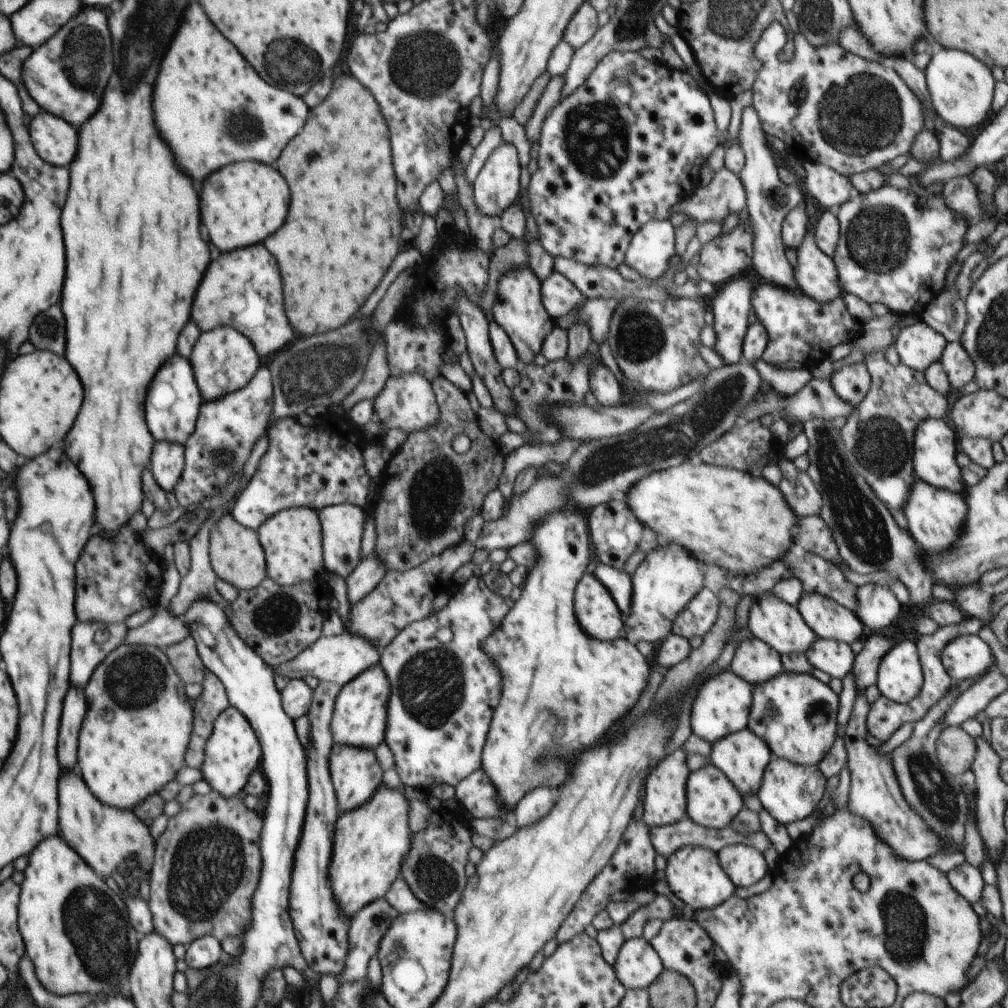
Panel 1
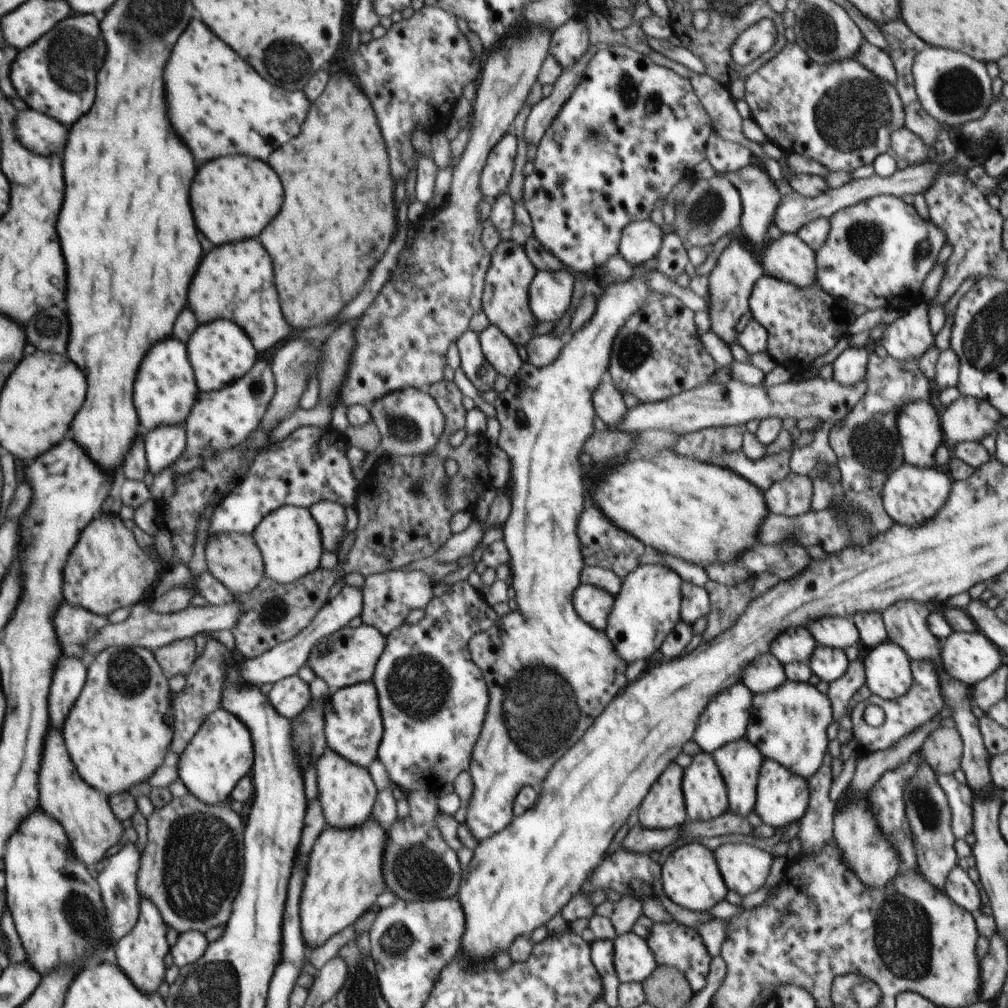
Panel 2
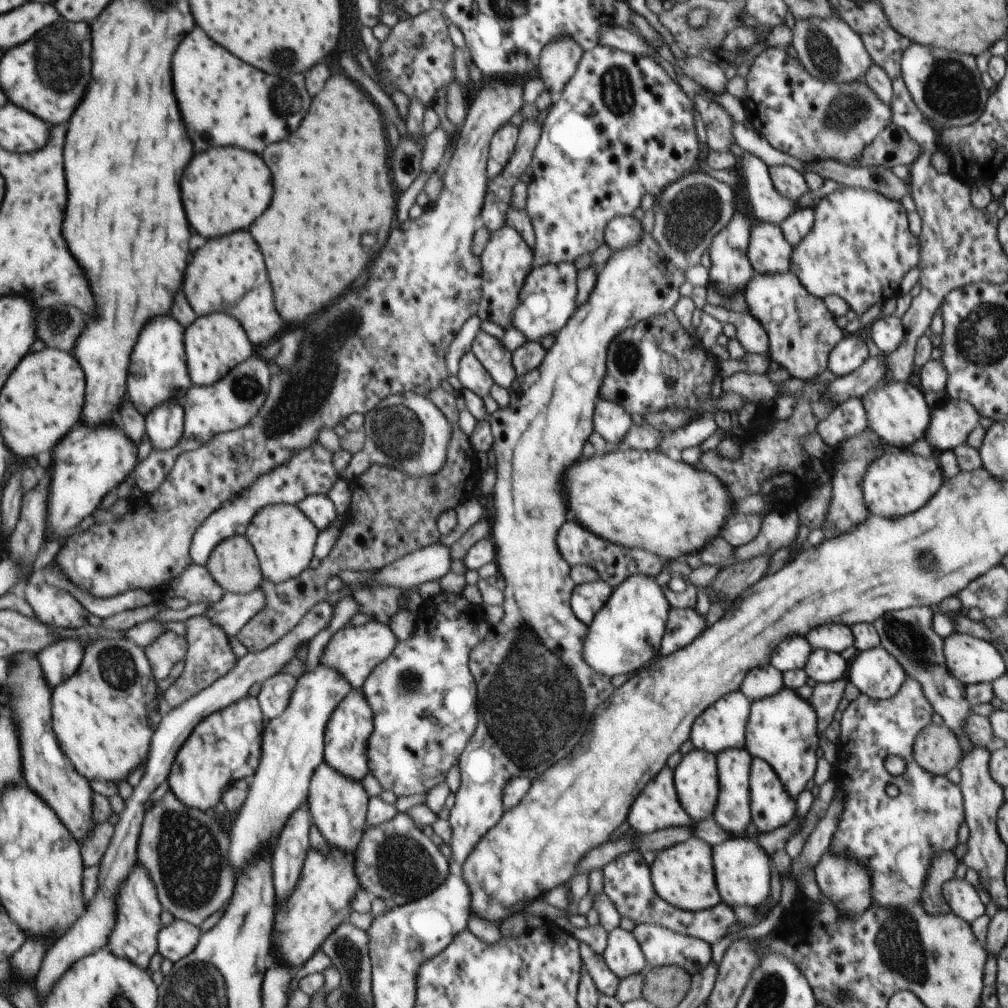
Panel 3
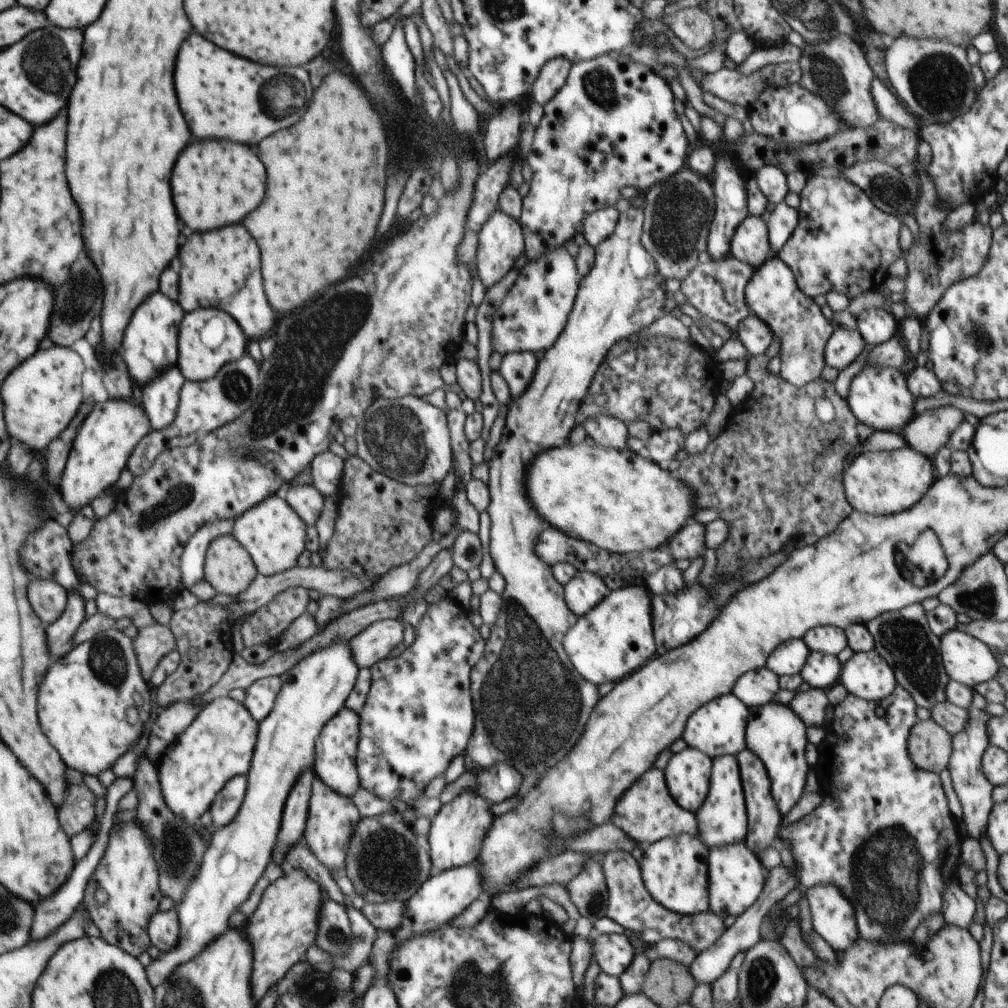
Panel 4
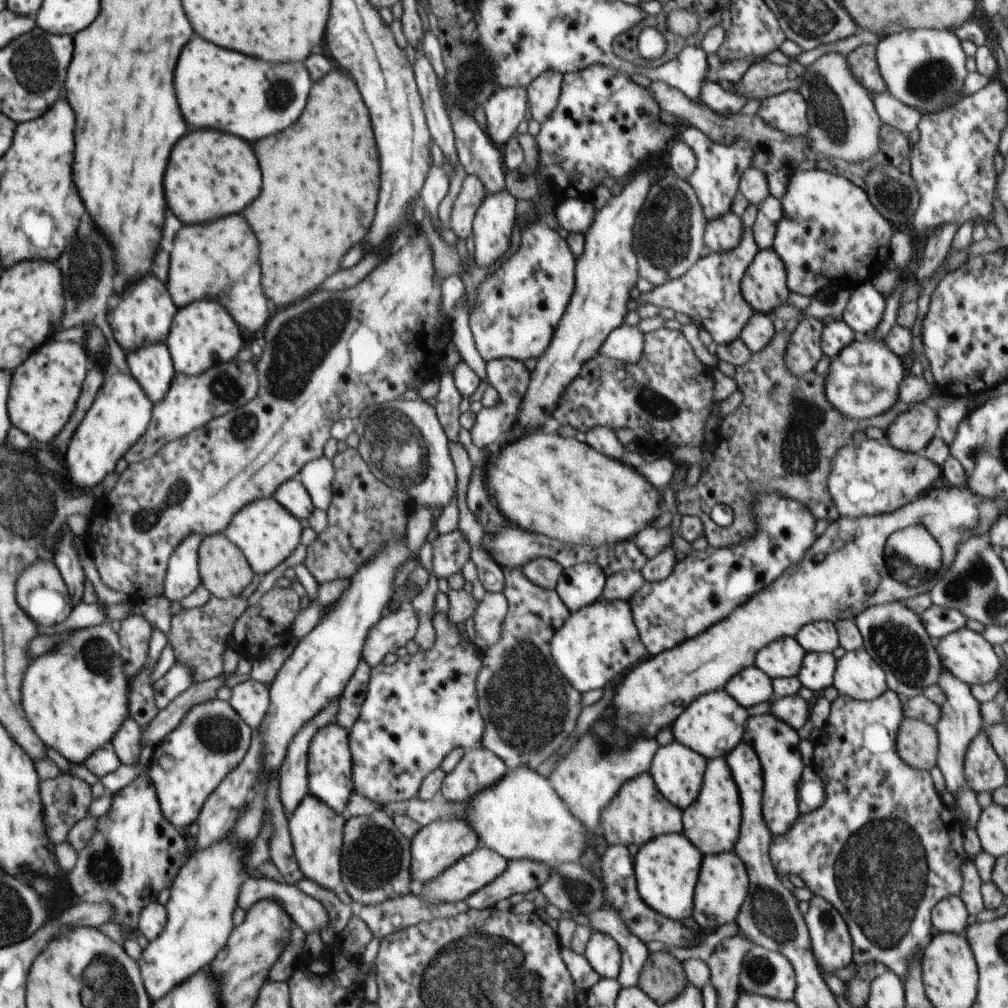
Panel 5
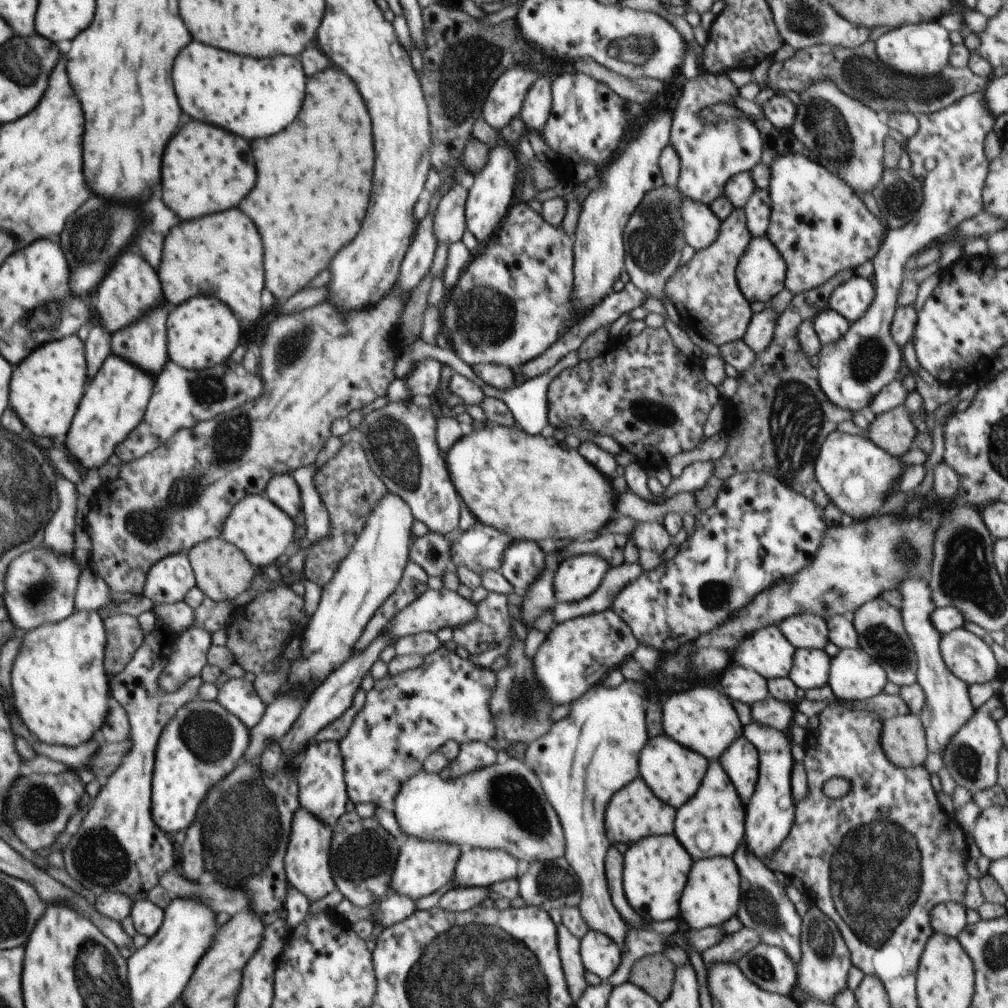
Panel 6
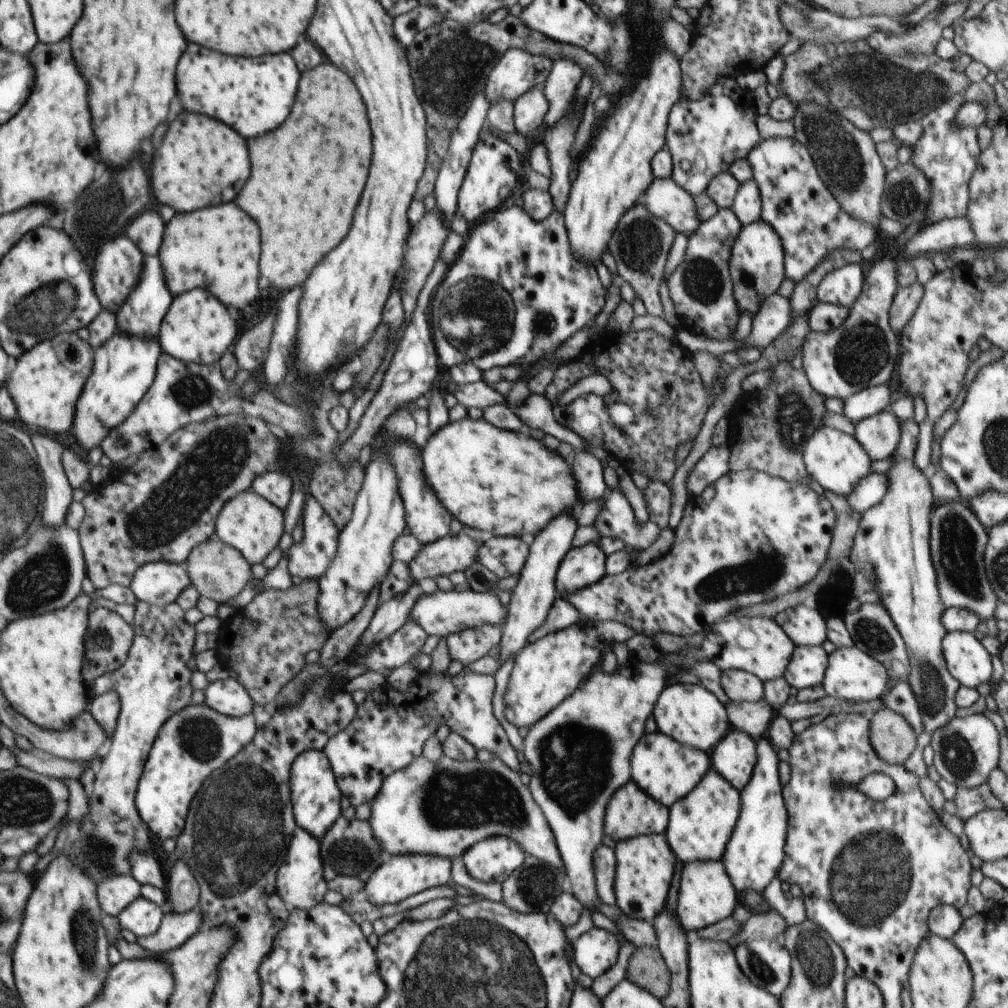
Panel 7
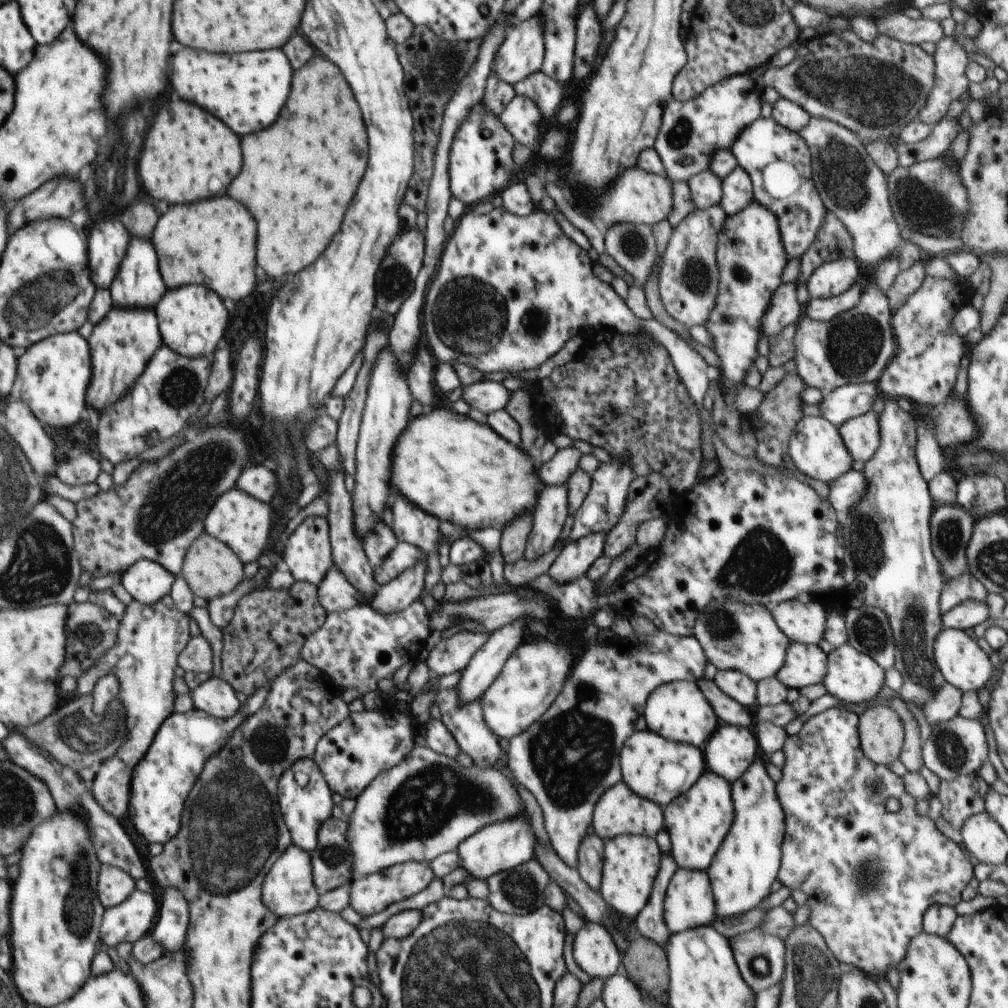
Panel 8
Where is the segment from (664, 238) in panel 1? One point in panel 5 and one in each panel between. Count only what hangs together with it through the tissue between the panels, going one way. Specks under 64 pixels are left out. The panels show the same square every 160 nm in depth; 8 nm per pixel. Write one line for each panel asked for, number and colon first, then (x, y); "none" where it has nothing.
2: (641, 240)
3: (622, 232)
4: (598, 226)
5: (575, 215)

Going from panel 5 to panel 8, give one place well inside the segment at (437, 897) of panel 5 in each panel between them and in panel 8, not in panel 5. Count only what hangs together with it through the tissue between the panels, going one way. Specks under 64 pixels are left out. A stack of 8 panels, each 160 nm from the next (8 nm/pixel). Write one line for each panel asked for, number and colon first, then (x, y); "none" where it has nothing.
6: (476, 867)
7: (492, 860)
8: (504, 845)

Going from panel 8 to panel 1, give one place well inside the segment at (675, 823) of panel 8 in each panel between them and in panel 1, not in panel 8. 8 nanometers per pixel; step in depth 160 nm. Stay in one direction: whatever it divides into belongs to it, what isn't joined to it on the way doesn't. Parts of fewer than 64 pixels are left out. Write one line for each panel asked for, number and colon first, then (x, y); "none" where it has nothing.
1: (742, 756)
2: (739, 762)
3: (733, 810)
4: (722, 820)
5: (712, 822)
6: (711, 824)
7: (700, 825)

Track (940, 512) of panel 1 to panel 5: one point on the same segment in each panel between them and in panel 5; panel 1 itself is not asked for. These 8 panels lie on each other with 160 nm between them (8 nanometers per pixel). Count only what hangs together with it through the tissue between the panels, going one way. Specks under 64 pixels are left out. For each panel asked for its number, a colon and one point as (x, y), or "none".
2: (911, 495)
3: (896, 484)
4: (887, 482)
5: (874, 478)

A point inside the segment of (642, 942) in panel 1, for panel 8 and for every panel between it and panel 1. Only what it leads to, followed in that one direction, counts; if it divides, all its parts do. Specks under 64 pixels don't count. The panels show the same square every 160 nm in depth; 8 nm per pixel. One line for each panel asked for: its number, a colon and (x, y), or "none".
2: (634, 961)
3: (623, 955)
4: (614, 953)
5: (603, 954)
6: (600, 955)
7: (595, 951)
8: (594, 949)

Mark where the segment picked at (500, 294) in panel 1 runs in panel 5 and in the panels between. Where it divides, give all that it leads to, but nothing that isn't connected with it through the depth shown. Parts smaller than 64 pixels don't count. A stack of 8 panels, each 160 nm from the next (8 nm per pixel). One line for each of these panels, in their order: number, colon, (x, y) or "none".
2: (506, 293)
3: (506, 261)
4: (501, 241)
5: (492, 228)

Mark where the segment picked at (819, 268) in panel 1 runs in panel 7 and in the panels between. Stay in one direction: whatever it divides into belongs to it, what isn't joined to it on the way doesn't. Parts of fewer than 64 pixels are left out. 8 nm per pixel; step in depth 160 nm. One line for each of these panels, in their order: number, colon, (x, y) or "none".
2: (790, 259)
3: (769, 252)
4: (750, 243)
5: (722, 234)
6: (701, 227)
7: (665, 199)

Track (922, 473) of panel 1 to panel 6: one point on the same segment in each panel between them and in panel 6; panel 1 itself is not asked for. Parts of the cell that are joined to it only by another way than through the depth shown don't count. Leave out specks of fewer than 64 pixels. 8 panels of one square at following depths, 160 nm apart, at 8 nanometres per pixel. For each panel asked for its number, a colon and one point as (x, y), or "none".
2: (919, 428)
3: (898, 414)
4: (880, 398)
5: (862, 382)
6: (947, 155)

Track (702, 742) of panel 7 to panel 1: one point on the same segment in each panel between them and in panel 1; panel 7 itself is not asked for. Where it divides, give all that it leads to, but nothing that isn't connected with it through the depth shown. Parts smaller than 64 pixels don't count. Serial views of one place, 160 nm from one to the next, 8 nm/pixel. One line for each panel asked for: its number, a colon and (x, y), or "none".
1: (722, 705)
2: (725, 719)
3: (723, 725)
4: (717, 729)
5: (714, 723)
6: (702, 719)

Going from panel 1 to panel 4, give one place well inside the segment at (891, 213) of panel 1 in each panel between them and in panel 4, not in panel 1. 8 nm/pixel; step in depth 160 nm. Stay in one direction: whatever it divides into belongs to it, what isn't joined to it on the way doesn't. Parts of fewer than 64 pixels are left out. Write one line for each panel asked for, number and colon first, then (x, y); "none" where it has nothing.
2: (878, 252)
3: (860, 247)
4: (843, 243)

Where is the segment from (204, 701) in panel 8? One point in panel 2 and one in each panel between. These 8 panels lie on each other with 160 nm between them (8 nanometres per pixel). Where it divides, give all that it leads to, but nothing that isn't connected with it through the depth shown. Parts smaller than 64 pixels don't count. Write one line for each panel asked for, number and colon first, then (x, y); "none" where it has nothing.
2: (291, 696)
3: (275, 693)
4: (260, 697)
5: (250, 699)
6: (238, 696)
7: (229, 696)

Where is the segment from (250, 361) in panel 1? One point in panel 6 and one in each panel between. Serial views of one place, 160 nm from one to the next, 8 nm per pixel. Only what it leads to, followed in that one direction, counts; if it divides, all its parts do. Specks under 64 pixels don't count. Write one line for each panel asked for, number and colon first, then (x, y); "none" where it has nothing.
2: (220, 351)
3: (215, 343)
4: (209, 339)
5: (204, 334)
6: (202, 333)

